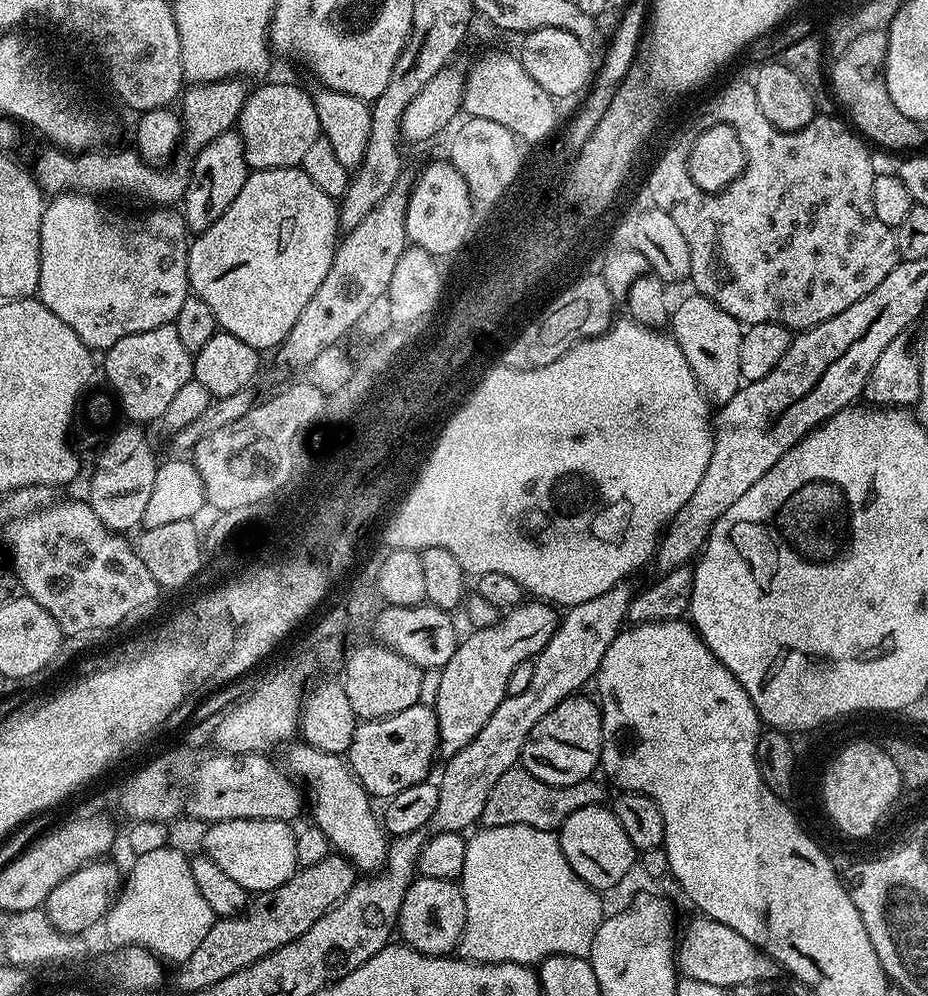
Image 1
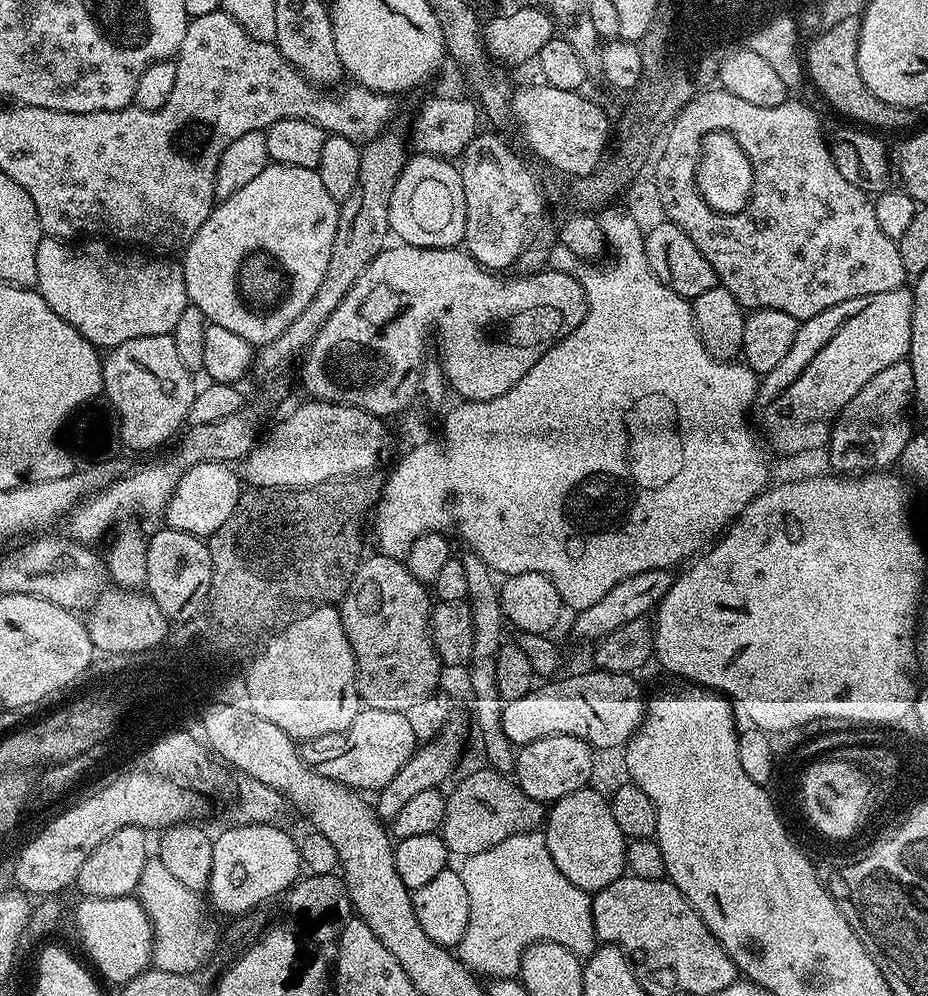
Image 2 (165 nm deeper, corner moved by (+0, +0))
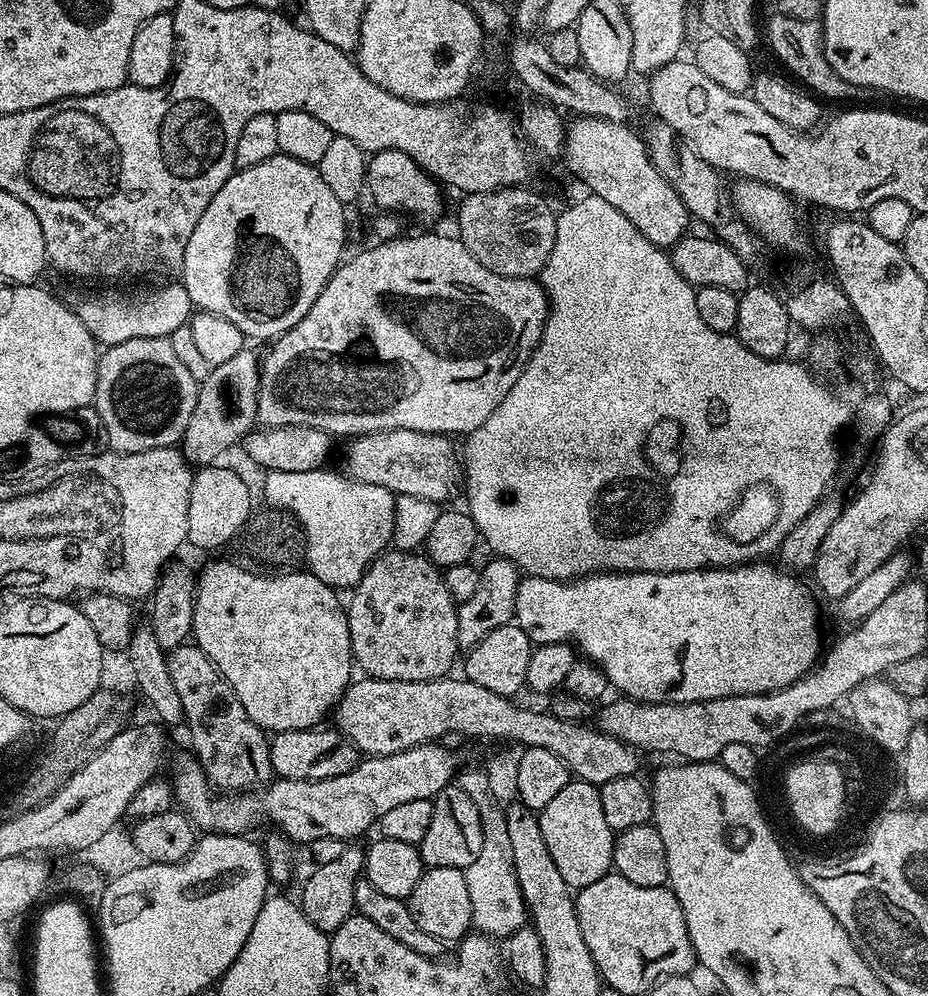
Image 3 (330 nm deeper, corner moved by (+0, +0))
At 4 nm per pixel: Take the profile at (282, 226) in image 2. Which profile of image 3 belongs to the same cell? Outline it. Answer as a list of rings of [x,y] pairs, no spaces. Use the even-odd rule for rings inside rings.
[[[277,154],[266,162],[258,162],[258,166],[241,168],[233,172],[226,182],[226,186],[222,186],[222,190],[218,190],[218,194],[214,194],[210,206],[206,206],[206,214],[202,214],[202,218],[198,218],[198,226],[194,226],[194,234],[190,234],[190,242],[186,246],[182,269],[182,283],[186,294],[190,294],[193,305],[199,311],[213,312],[234,322],[234,326],[238,326],[238,330],[242,330],[245,337],[257,336],[258,339],[265,340],[265,342],[271,341],[284,332],[290,331],[305,316],[310,310],[310,306],[314,306],[318,294],[322,294],[328,279],[340,267],[342,257],[345,255],[345,253],[343,254],[344,212],[346,212],[345,205],[341,204],[338,198],[334,198],[330,186],[326,186],[326,182],[322,182],[319,167],[306,162],[298,162],[298,158]]]

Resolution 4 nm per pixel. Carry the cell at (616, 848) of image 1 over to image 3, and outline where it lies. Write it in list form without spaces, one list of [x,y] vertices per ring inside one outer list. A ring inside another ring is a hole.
[[[569,779],[558,795],[539,809],[542,838],[546,838],[546,847],[550,849],[550,858],[558,865],[562,878],[566,878],[569,889],[579,890],[598,882],[598,878],[613,871],[612,851],[614,833],[606,826],[602,815],[602,798],[599,787],[585,780]]]

